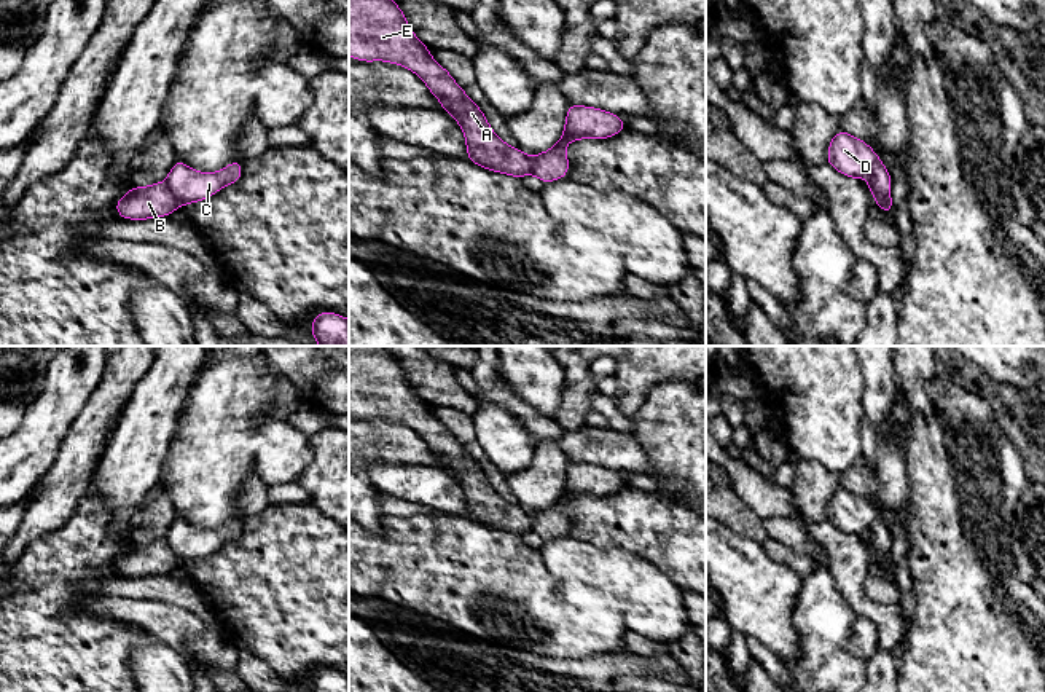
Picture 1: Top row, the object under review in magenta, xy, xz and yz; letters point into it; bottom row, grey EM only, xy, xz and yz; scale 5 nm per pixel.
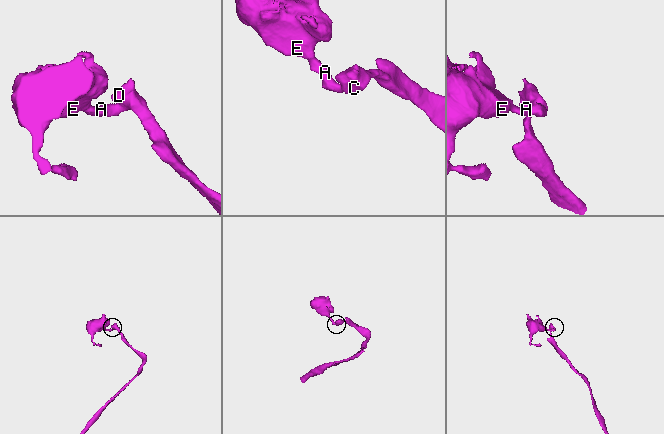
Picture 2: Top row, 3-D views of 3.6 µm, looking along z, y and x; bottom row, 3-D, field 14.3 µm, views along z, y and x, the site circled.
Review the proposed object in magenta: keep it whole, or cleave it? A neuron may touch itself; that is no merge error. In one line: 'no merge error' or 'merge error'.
merge error

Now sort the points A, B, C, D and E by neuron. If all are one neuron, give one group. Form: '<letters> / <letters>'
A B E / C D

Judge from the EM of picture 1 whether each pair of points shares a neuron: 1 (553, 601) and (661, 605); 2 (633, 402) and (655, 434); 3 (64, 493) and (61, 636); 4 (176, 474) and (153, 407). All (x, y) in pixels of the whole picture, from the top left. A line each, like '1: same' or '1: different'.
1: different
2: different
3: different
4: different

